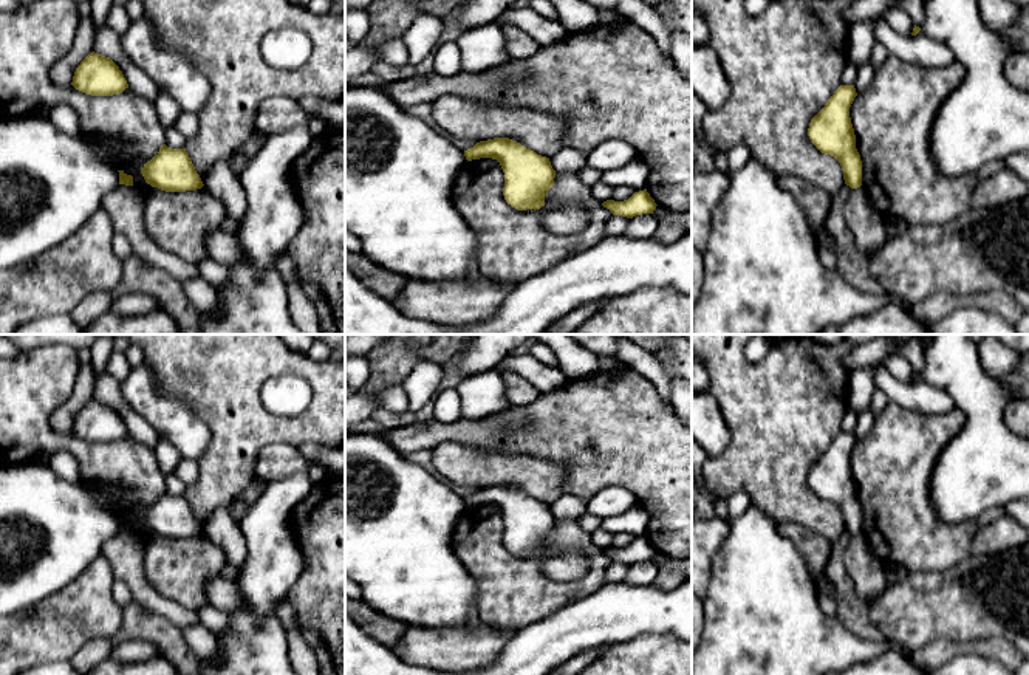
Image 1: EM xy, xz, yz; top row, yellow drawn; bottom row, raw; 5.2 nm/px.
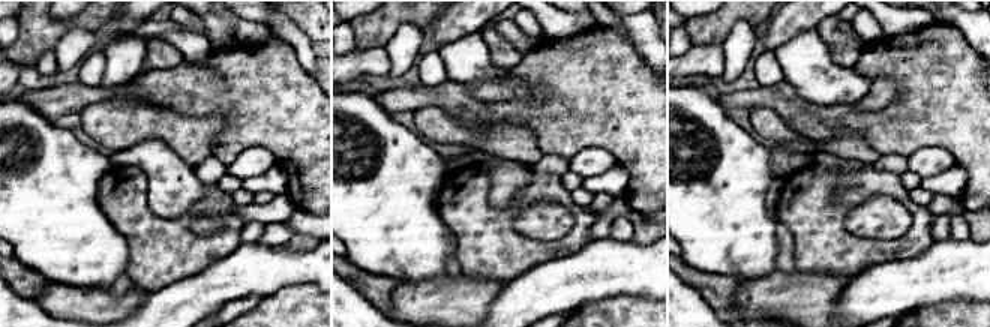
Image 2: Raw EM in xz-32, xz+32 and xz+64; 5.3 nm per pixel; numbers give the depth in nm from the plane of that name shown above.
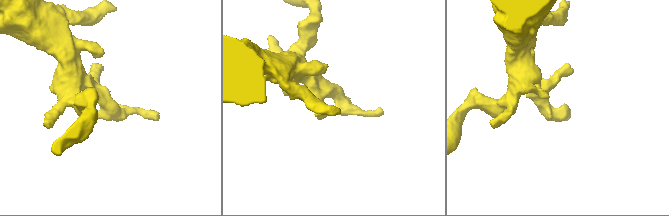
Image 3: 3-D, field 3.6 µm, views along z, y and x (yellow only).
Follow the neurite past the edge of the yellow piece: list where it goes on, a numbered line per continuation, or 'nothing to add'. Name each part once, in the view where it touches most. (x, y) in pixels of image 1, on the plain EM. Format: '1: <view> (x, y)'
nothing to add

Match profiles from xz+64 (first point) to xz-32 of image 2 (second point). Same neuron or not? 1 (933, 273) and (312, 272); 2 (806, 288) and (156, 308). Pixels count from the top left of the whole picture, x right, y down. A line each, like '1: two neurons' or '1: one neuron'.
1: one neuron
2: two neurons

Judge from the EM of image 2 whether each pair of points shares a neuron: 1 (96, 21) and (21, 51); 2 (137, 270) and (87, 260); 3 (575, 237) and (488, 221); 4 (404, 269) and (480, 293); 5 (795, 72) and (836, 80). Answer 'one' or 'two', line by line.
1: one
2: two
3: one
4: two
5: one

